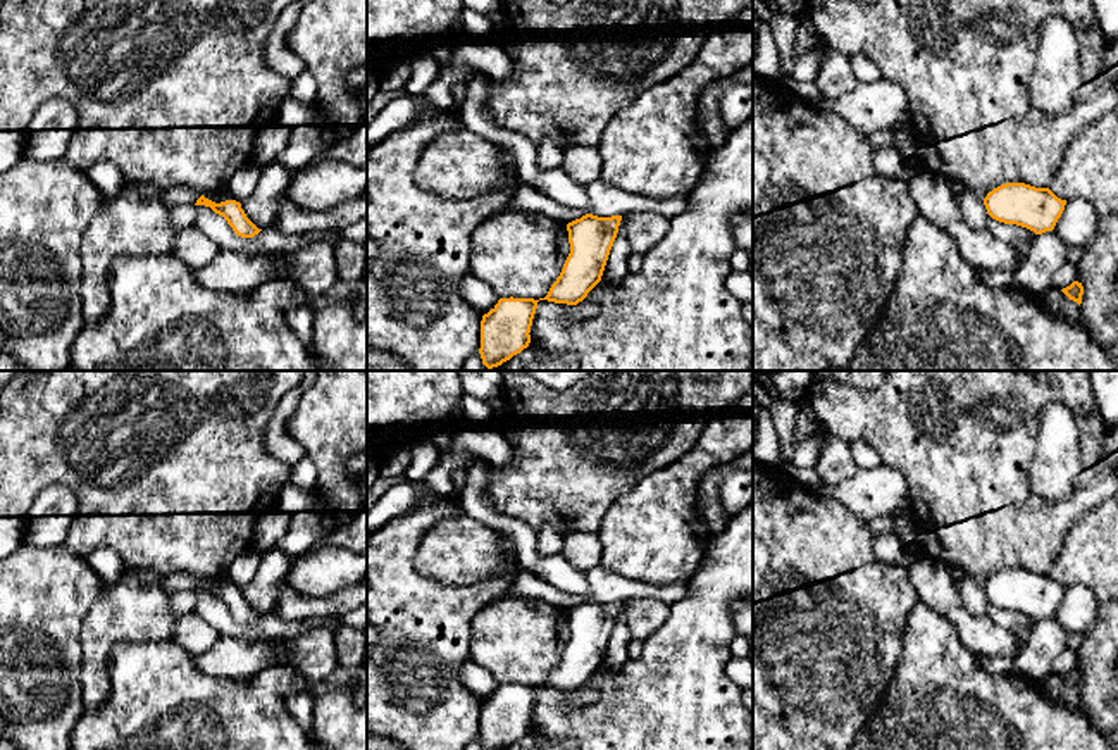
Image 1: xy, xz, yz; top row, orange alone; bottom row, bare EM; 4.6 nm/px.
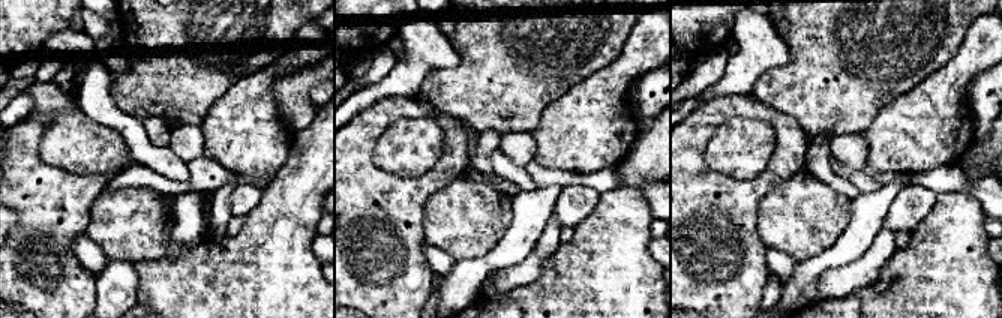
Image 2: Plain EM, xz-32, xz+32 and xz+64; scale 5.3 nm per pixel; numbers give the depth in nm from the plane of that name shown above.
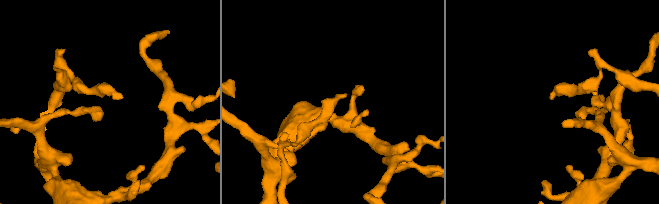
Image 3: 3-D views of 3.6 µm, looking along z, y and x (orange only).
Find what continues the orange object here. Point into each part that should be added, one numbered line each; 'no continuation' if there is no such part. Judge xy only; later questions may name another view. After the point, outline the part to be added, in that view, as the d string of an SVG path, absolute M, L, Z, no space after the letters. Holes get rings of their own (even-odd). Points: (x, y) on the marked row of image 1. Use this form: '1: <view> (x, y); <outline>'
no continuation

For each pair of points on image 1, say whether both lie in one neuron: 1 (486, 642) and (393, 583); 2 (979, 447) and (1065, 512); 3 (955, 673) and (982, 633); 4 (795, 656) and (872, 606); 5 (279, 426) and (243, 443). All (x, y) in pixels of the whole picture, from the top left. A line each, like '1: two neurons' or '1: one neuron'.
1: two neurons
2: one neuron
3: two neurons
4: one neuron
5: two neurons

